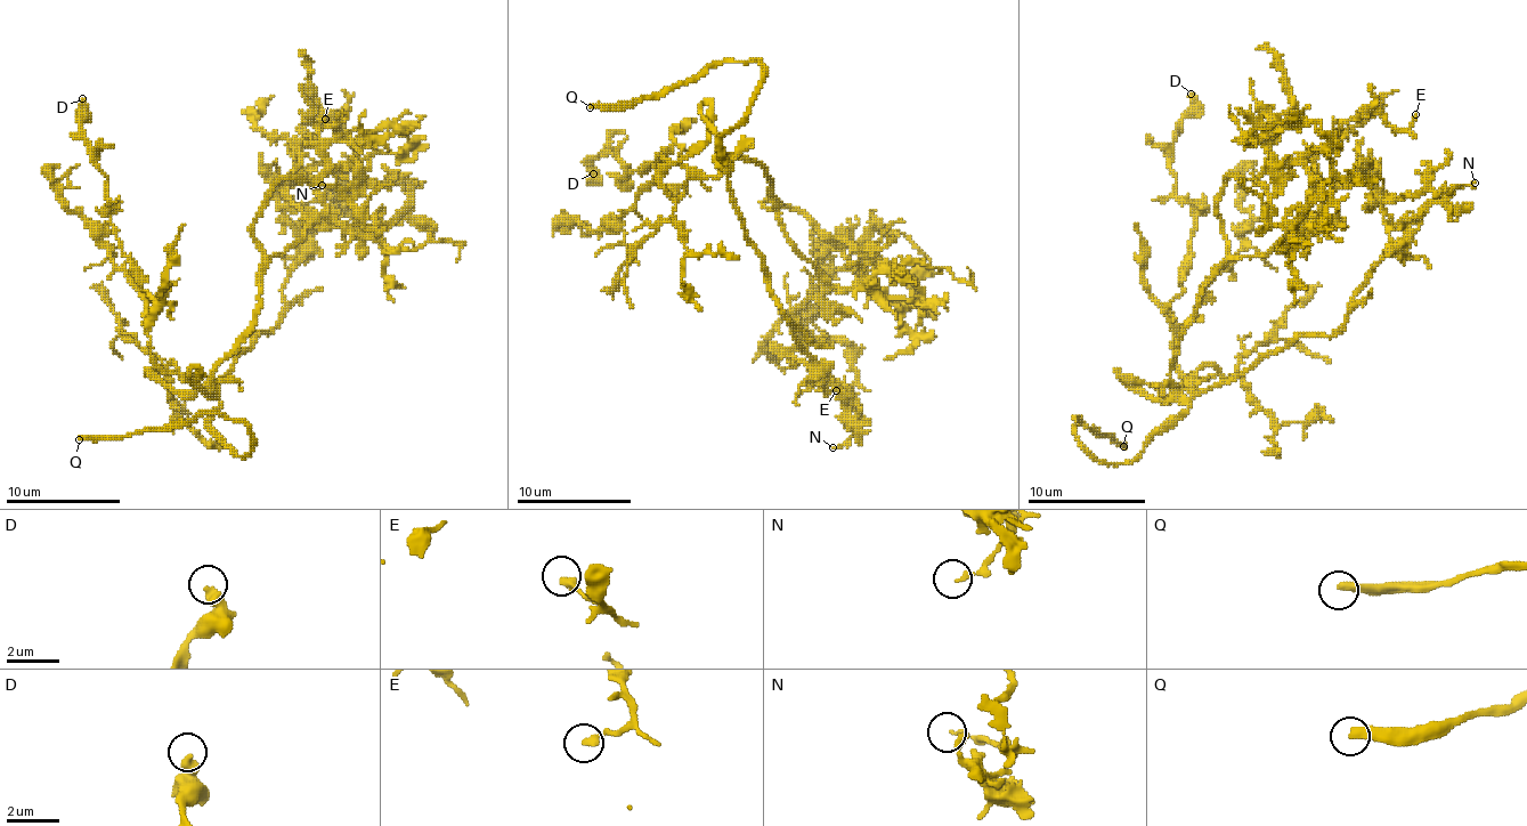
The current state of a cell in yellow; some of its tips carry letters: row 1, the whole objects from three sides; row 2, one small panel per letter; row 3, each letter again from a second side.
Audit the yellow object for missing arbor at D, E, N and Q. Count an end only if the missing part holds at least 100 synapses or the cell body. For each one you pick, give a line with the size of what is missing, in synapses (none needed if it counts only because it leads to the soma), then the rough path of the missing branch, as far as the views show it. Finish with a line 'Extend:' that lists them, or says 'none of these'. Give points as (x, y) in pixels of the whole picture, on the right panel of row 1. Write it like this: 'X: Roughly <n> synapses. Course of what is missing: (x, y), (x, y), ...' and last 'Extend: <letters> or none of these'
Q: Course of what is missing: (1123, 446), (1123, 443), (1123, 448), (1129, 446), (1155, 472), (1200, 478), (1203, 463), (1211, 460)
Extend: Q

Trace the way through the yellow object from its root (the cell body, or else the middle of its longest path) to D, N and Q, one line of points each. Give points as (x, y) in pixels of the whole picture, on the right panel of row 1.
D: (1179, 354), (1170, 380), (1194, 389), (1176, 365), (1170, 318), (1200, 209), (1176, 194), (1170, 168), (1191, 94)
N: (1179, 354), (1170, 380), (1194, 398), (1300, 337), (1330, 337), (1365, 277), (1419, 226), (1415, 218), (1475, 183)
Q: (1179, 354), (1170, 383), (1188, 407), (1174, 416), (1131, 460), (1096, 460), (1079, 439), (1075, 419), (1123, 446)

